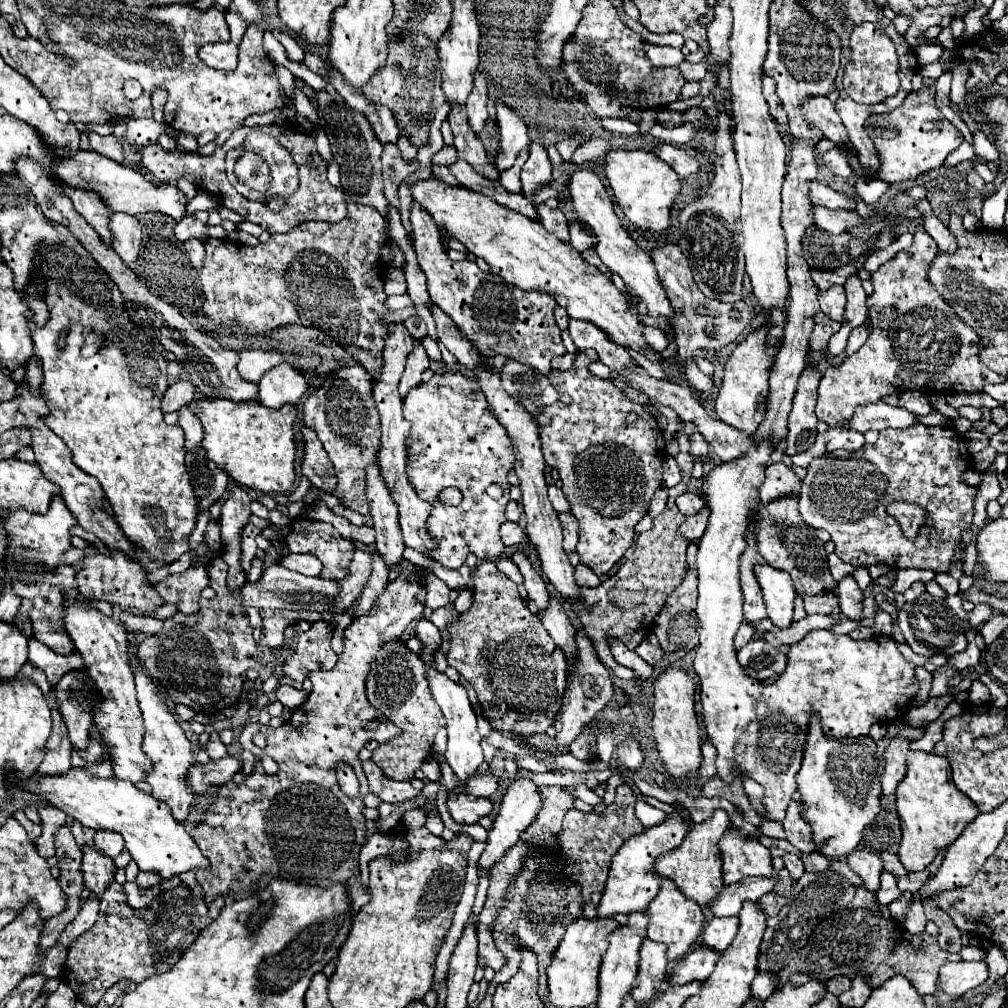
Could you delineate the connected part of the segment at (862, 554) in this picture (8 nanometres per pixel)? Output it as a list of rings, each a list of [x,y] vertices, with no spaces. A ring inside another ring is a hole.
[[[916,424],[904,430],[880,430],[876,444],[866,444],[858,452],[834,450],[810,462],[808,474],[802,482],[800,514],[812,528],[824,528],[830,532],[832,542],[836,544],[836,554],[852,566],[870,566],[870,564],[888,564],[896,570],[902,568],[920,568],[932,572],[948,572],[954,548],[960,540],[960,534],[970,528],[974,514],[974,496],[976,486],[968,486],[962,480],[962,474],[972,468],[972,456],[966,448],[964,438],[952,426],[924,426]],[[890,502],[908,502],[920,504],[926,510],[926,524],[932,528],[926,548],[916,548],[916,542],[906,538],[900,524],[888,514]]]

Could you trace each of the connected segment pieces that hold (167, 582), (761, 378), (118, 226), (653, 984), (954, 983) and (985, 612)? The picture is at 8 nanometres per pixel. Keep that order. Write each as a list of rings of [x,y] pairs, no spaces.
[[[198,558],[196,568],[190,568],[184,574],[170,574],[162,582],[152,584],[152,588],[162,596],[162,600],[174,600],[178,612],[196,614],[200,592],[208,586],[204,562],[208,562],[208,558]]]
[[[764,326],[756,332],[750,332],[732,352],[726,362],[722,386],[716,396],[716,414],[722,422],[740,430],[746,436],[754,436],[756,428],[764,420],[764,398],[768,394],[768,370],[772,366],[772,358],[764,354]]]
[[[112,214],[110,218],[110,234],[112,234],[112,248],[120,254],[120,258],[126,262],[130,270],[138,270],[138,252],[142,242],[142,226],[134,216],[128,214]]]
[[[644,940],[640,948],[640,968],[636,978],[636,988],[632,988],[632,998],[636,1004],[646,1004],[656,1000],[656,992],[666,980],[666,950],[658,942]]]
[[[948,962],[940,968],[938,986],[952,998],[964,996],[974,986],[984,984],[988,978],[988,966],[984,962]]]
[[[986,602],[976,604],[974,610],[968,614],[968,620],[970,620],[970,624],[972,624],[974,628],[980,626],[980,624],[984,624],[988,618],[992,618],[992,608],[990,608],[990,604],[986,604]]]

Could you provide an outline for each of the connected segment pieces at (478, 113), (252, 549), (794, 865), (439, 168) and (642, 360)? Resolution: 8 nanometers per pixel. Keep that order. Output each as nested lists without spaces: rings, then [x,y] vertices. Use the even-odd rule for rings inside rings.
[[[476,72],[476,88],[472,90],[472,94],[468,96],[468,102],[466,102],[466,112],[468,112],[468,124],[470,128],[480,134],[486,126],[486,120],[488,120],[488,110],[486,110],[486,104],[488,104],[488,92],[486,92],[486,80],[480,72]]]
[[[256,532],[254,536],[244,536],[244,542],[242,542],[242,550],[244,550],[244,570],[250,570],[250,560],[256,556]]]
[[[786,852],[786,854],[782,856],[782,860],[784,860],[784,864],[786,864],[786,870],[790,872],[792,880],[794,880],[794,882],[798,882],[798,878],[804,874],[804,862],[800,860],[800,856]]]
[[[432,165],[431,166],[431,173],[432,176],[441,179],[442,181],[446,182],[447,184],[453,186],[461,186],[461,184],[452,176],[449,168],[444,165]]]
[[[627,350],[628,353],[638,362],[638,364],[643,367],[650,376],[655,378],[665,379],[668,380],[668,377],[663,369],[662,362],[652,362],[648,360],[644,355],[634,351],[634,350]]]

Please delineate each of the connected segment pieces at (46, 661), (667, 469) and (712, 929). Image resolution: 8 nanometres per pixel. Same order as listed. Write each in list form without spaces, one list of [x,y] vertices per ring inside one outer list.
[[[30,638],[30,658],[28,662],[42,670],[48,676],[48,682],[54,686],[58,678],[62,678],[68,670],[80,670],[84,668],[84,662],[80,654],[70,654],[70,656],[60,656],[48,646],[40,644],[38,640]]]
[[[670,456],[664,460],[664,486],[676,486],[680,482],[680,468],[676,460],[670,460]]]
[[[722,916],[722,918],[712,918],[702,934],[702,944],[712,946],[712,950],[724,952],[734,936],[736,936],[736,926],[738,926],[738,916]]]

